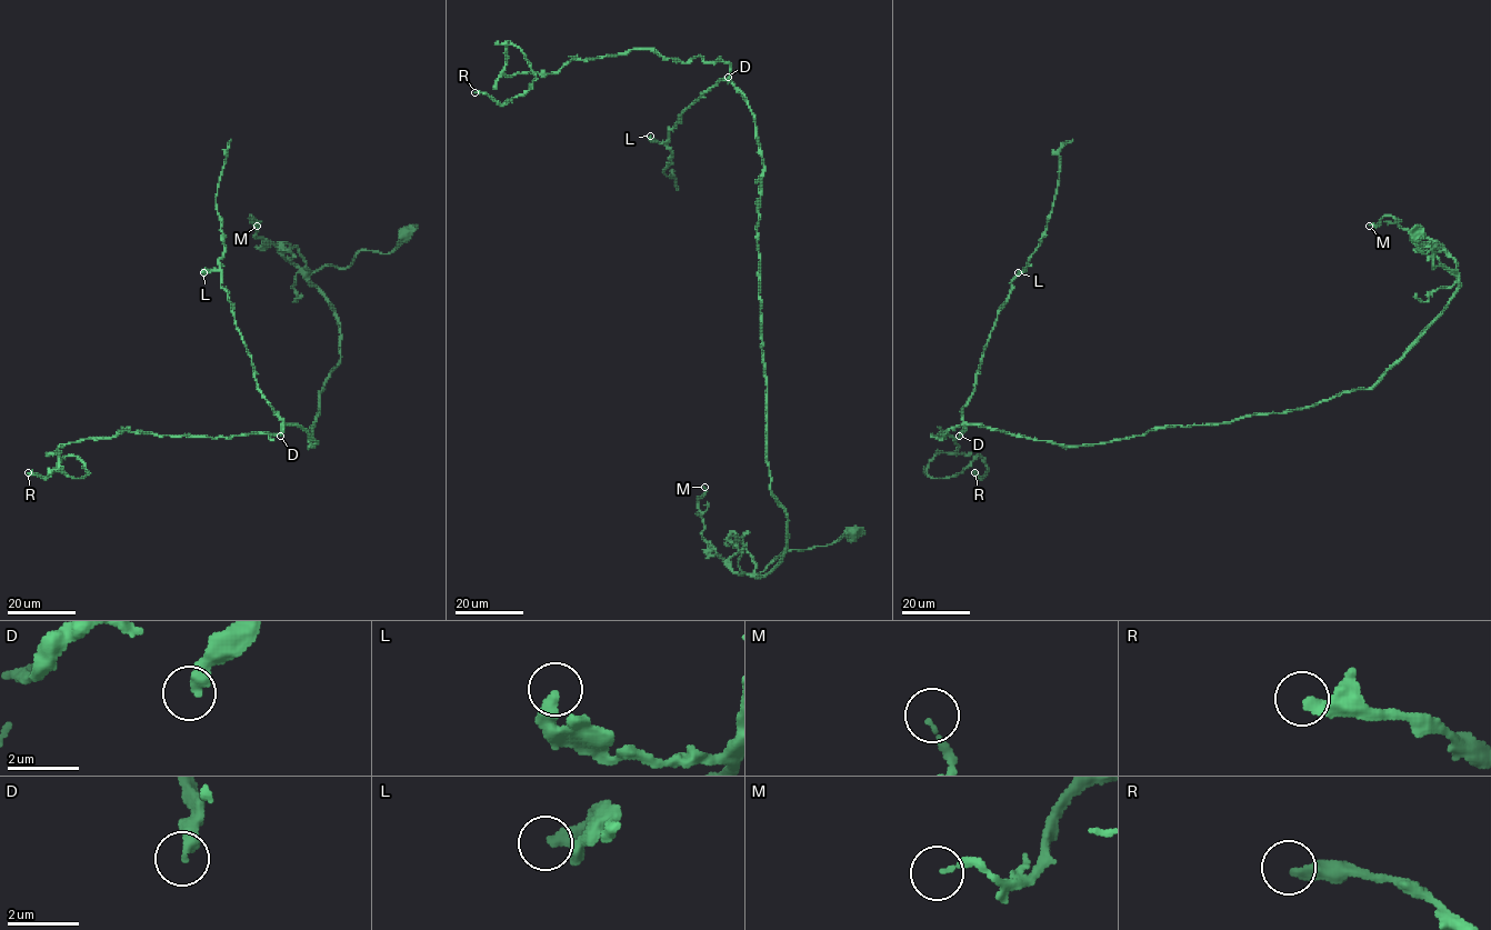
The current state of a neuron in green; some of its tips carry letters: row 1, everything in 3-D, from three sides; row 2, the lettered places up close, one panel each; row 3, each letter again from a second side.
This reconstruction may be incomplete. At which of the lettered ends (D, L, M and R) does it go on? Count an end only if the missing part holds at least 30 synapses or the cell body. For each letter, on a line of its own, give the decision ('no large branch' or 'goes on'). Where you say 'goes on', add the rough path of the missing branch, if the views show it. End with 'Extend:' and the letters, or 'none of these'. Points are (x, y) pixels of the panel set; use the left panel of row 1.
D: no large branch
L: no large branch
M: no large branch
R: no large branch
Extend: none of these

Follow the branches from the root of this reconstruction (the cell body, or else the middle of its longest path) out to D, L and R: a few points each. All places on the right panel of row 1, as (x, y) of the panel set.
D: (1418, 233), (1432, 268), (1451, 269), (1458, 289), (1369, 389), (1101, 443), (1063, 446), (971, 423), (959, 436)
L: (1418, 233), (1432, 268), (1451, 269), (1458, 289), (1371, 388), (1078, 446), (963, 421), (1018, 272)
R: (1418, 233), (1458, 289), (1371, 388), (1078, 446), (932, 436), (958, 447), (929, 476), (974, 472)

